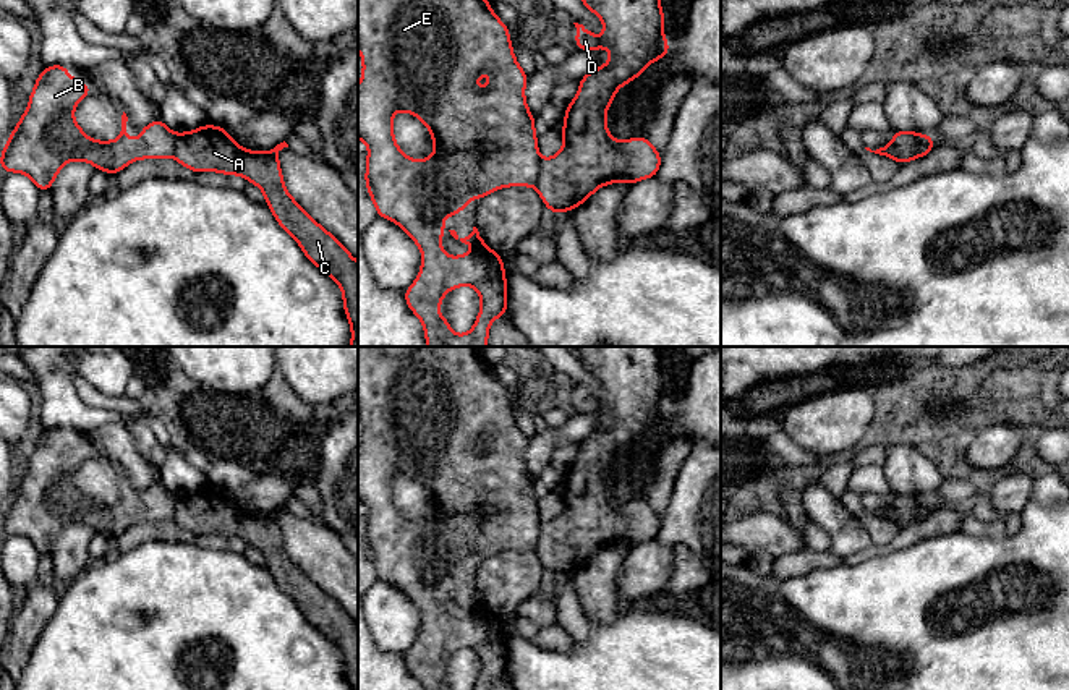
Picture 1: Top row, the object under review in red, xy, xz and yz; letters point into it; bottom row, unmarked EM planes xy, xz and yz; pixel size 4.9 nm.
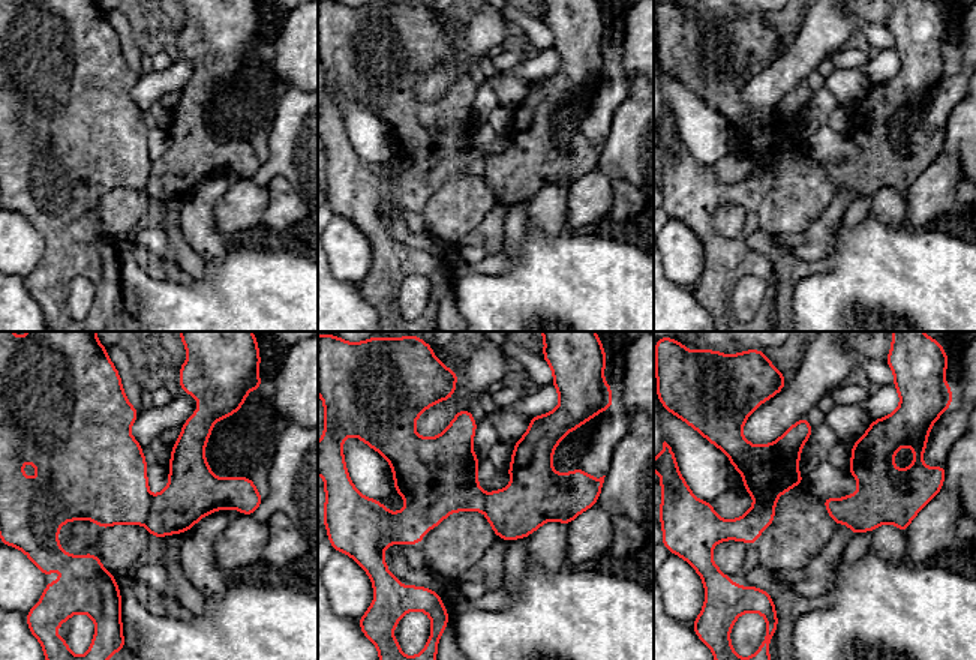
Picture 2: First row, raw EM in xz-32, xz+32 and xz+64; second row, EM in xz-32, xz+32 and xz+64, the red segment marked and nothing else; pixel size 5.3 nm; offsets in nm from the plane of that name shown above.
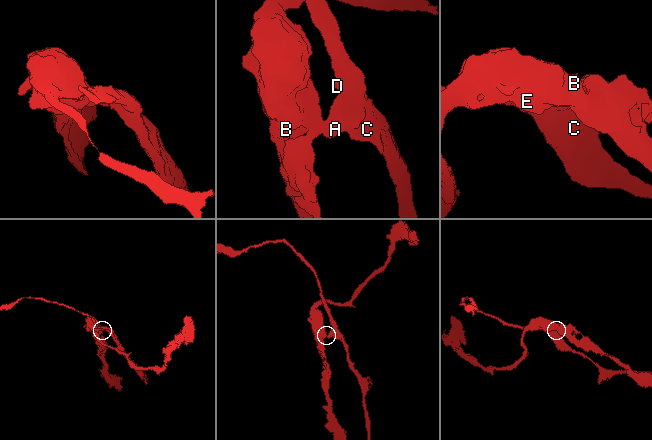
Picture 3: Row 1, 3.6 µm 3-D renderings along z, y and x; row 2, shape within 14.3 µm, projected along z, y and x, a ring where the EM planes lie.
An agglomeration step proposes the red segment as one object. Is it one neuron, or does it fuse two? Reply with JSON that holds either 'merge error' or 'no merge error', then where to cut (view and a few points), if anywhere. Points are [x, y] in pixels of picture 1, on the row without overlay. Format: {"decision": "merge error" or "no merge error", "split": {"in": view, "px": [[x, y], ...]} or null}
{"decision": "merge error", "split": {"in": "xz", "px": [[541, 523], [538, 543], [533, 548]]}}

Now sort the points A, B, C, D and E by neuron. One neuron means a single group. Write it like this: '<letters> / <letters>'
A C D / B E

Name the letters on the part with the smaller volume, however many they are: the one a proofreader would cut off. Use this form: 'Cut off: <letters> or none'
Cut off: A, C, D

